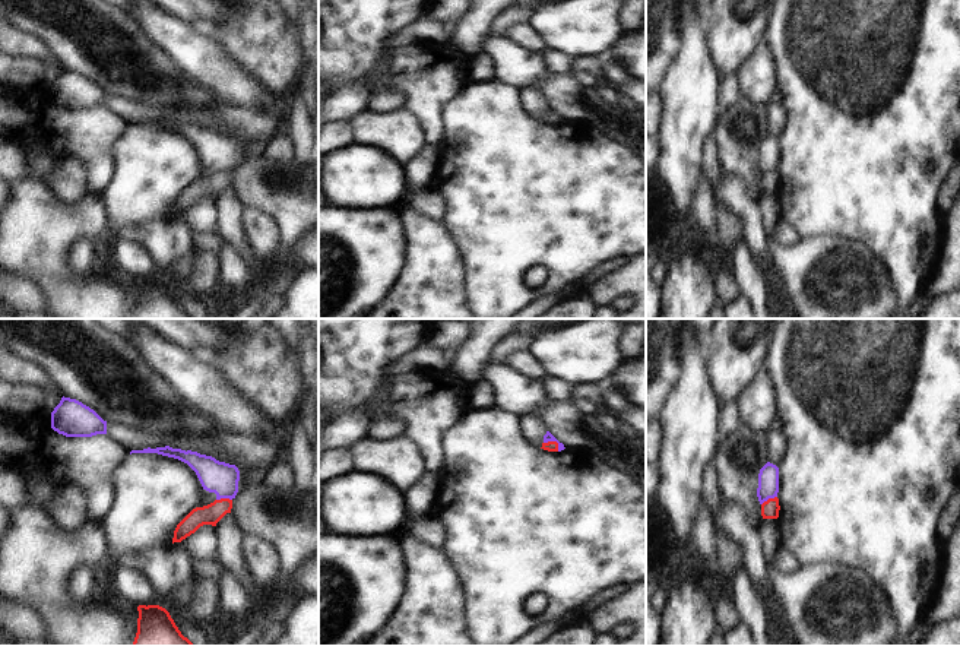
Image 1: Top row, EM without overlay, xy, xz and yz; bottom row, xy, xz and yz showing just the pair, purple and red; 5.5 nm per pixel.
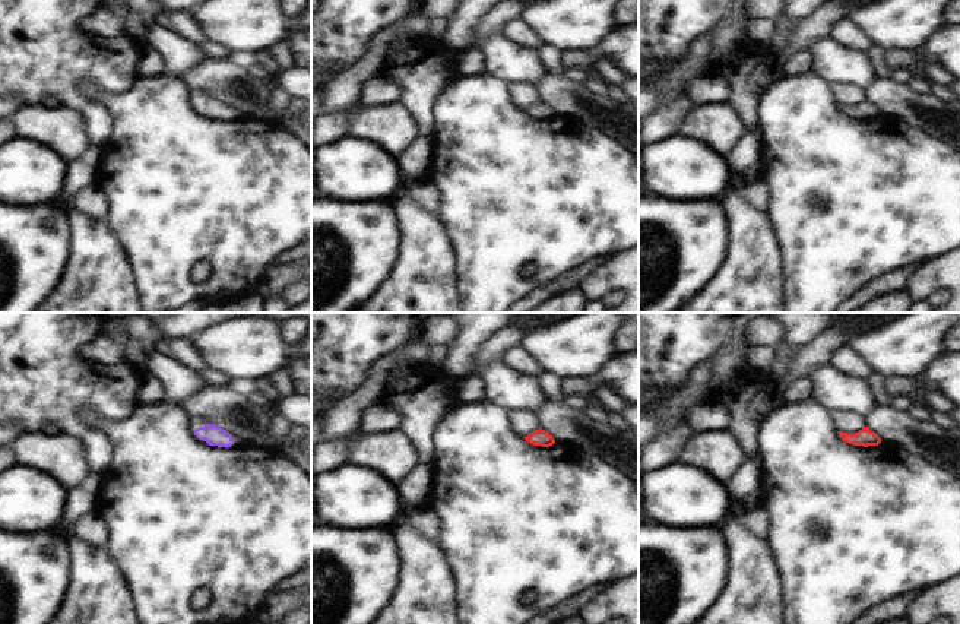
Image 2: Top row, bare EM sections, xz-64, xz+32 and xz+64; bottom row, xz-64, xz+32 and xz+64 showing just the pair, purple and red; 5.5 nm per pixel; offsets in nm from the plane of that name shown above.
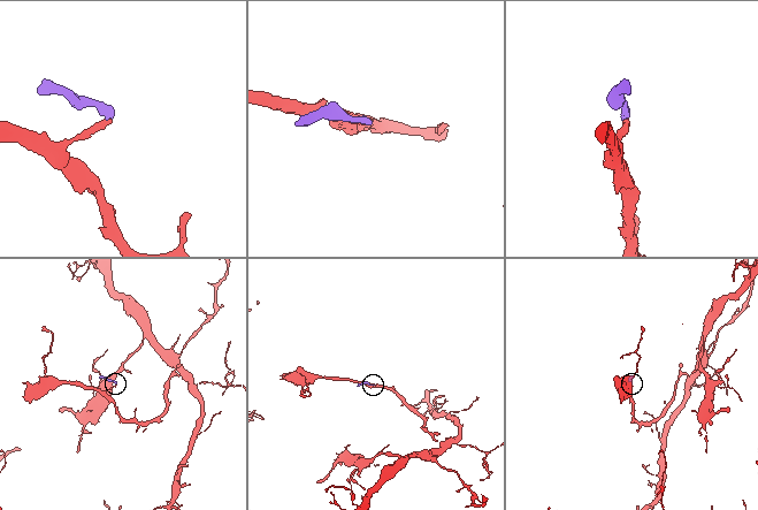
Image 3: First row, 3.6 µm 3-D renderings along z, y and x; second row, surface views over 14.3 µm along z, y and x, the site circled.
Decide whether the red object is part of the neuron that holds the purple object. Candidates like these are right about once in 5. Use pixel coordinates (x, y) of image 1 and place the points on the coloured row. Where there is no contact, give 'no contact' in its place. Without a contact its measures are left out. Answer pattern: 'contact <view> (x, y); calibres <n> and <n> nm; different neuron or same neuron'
contact xz (554, 440); calibres 50 and 60 nm; different neuron

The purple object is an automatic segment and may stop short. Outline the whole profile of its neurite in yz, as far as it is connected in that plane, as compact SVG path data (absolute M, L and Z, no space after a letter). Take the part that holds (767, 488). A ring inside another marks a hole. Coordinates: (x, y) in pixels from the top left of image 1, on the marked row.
M767 462L758 474L757 497L760 504L769 498L777 497L779 493L779 468Z

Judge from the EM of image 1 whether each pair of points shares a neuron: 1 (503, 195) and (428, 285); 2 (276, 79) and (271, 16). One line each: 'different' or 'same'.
1: different
2: same

